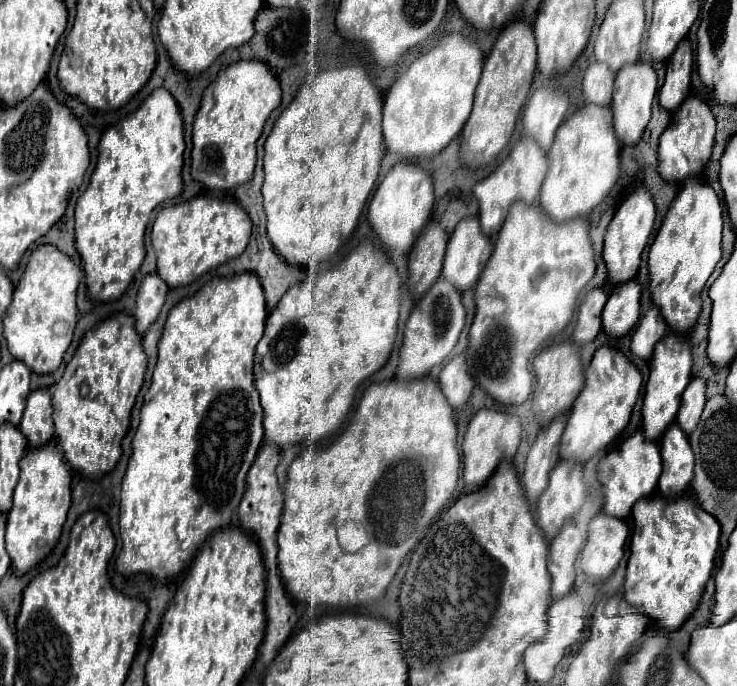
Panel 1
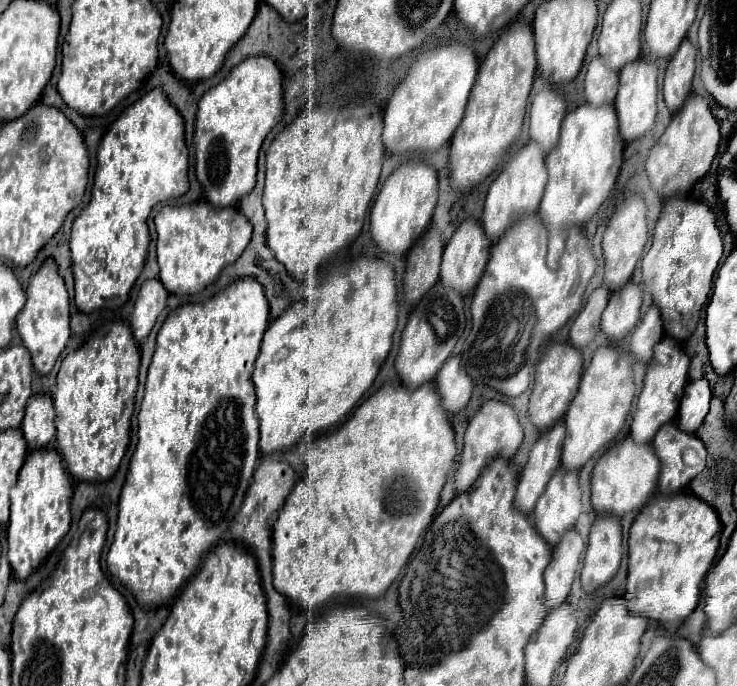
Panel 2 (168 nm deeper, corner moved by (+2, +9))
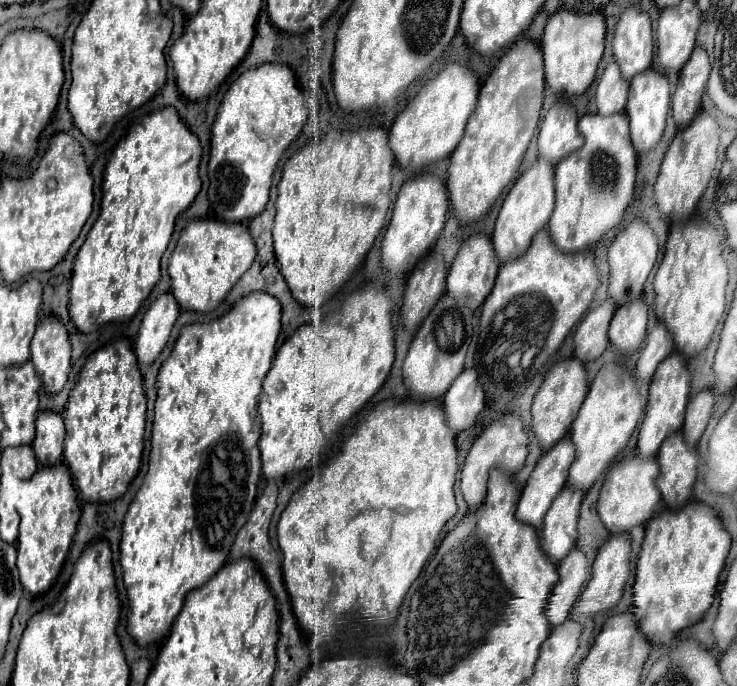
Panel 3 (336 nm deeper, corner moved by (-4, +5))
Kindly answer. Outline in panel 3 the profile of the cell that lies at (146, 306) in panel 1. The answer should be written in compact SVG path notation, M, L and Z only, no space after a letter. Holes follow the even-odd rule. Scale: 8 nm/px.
M170 292L162 294L146 310L138 330L138 338L134 342L134 352L140 366L150 366L166 348L178 314L180 314L180 308Z

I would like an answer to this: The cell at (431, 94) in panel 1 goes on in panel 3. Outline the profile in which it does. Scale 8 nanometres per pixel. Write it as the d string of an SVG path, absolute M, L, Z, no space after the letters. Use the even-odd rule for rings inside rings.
M448 64L436 78L432 78L416 98L406 106L390 128L390 148L402 168L420 170L450 156L462 140L466 122L476 108L478 78L460 64Z

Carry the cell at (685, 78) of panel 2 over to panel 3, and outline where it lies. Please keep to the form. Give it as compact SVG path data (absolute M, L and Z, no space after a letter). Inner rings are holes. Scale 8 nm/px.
M694 48L690 60L680 72L680 80L676 92L672 96L672 116L676 126L686 128L696 112L700 110L700 100L710 76L712 64L704 48Z

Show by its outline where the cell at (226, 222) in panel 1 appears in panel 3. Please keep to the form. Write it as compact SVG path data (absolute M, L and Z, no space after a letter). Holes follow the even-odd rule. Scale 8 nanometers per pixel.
M192 220L186 224L176 250L170 256L170 292L176 296L180 310L210 312L228 296L232 286L242 278L242 274L252 266L256 256L254 240L244 224L224 222L224 220Z

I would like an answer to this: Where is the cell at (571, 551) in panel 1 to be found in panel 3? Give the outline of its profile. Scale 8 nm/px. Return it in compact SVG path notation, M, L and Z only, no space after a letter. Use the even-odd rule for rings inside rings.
M572 548L572 552L558 564L558 576L560 580L546 604L546 616L552 626L560 626L564 620L568 620L568 614L584 588L588 578L586 556L578 548Z

